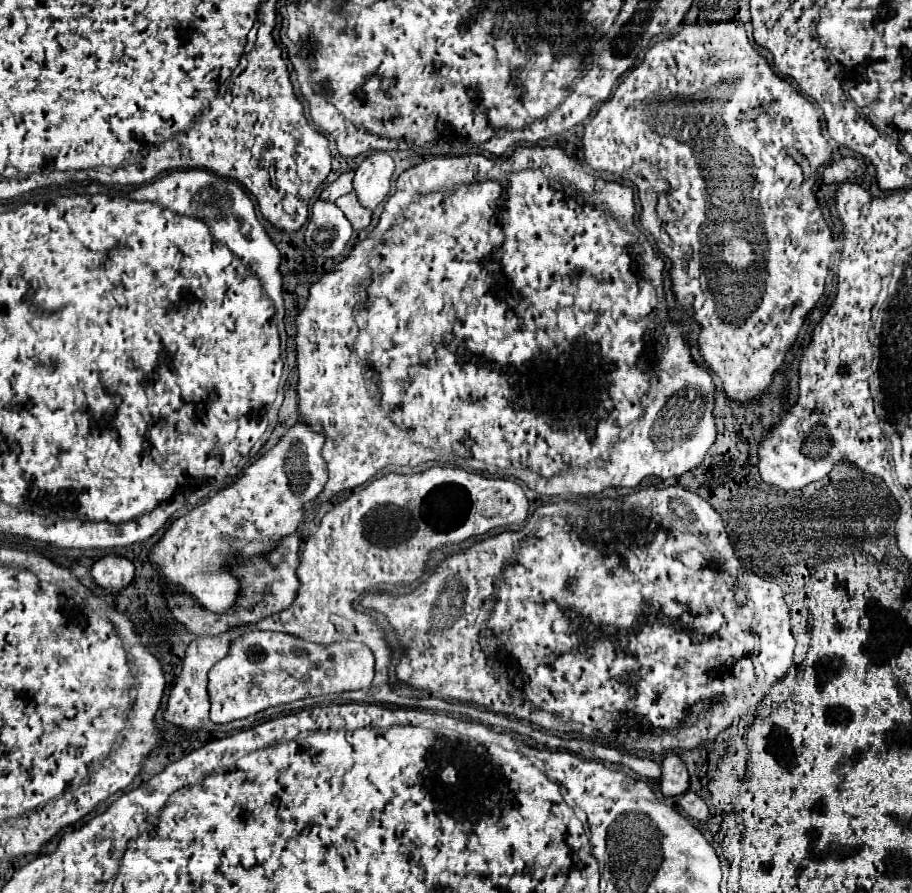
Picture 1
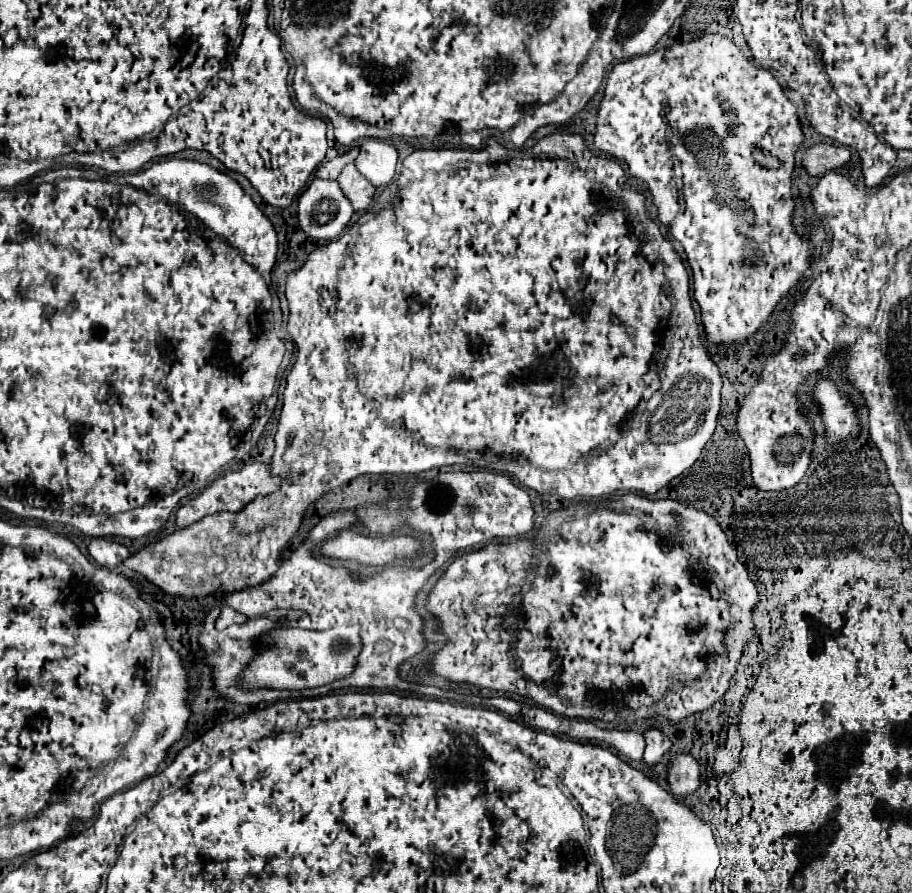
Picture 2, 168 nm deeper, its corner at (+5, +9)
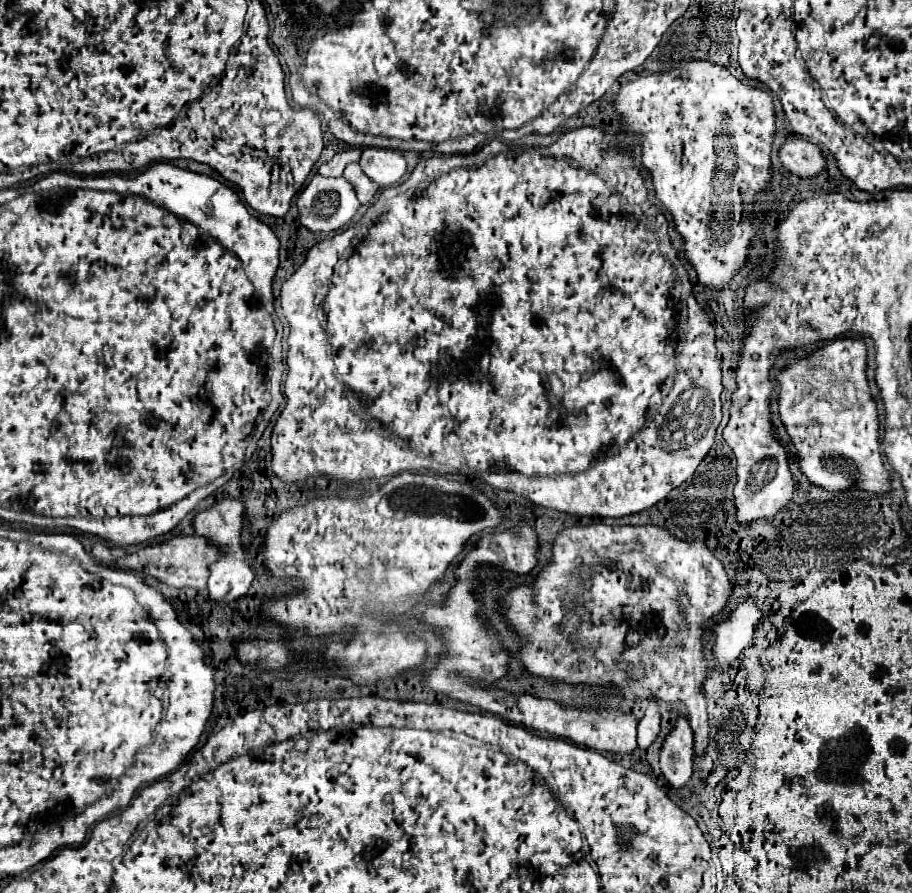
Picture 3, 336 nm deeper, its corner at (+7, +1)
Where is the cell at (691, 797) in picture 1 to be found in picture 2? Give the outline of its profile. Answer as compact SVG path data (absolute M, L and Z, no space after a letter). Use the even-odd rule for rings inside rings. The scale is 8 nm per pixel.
M680 754L672 758L668 768L668 784L672 794L688 796L700 786L700 766L690 754Z

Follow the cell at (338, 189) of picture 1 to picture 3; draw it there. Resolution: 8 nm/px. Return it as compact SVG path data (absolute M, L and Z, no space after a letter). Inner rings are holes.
M360 148L344 150L342 154L336 154L330 162L324 162L324 164L318 168L318 174L322 174L322 176L342 176L344 168L346 168L350 162L358 162L358 160L360 160L360 154L362 154Z

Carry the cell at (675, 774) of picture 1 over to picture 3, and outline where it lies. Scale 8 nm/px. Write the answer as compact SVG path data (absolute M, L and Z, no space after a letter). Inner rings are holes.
M656 700L648 702L644 716L638 720L638 746L648 748L660 730L660 712Z

